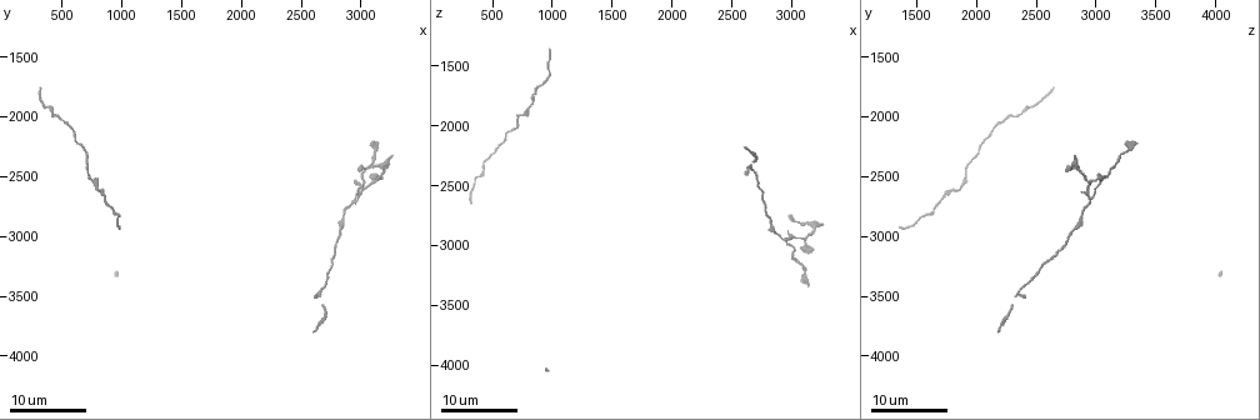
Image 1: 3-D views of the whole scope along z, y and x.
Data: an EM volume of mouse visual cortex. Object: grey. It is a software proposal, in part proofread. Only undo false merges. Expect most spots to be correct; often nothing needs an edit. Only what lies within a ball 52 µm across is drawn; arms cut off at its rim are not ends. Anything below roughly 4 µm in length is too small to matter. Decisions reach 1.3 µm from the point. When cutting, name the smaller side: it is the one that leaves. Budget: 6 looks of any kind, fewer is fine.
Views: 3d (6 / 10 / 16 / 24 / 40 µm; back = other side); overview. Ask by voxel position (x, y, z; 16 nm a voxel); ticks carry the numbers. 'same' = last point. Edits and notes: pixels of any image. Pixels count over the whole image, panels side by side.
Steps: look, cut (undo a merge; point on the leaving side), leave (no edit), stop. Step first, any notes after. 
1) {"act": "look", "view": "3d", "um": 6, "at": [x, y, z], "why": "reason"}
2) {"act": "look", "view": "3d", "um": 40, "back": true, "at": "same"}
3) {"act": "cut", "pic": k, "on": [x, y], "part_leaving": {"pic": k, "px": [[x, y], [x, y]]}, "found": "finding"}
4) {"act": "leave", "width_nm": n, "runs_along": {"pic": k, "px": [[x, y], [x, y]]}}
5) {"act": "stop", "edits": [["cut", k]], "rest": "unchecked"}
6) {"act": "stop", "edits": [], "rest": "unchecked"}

{"act": "look", "view": "3d", "um": 24, "at": [2800, 2880, 2860]}

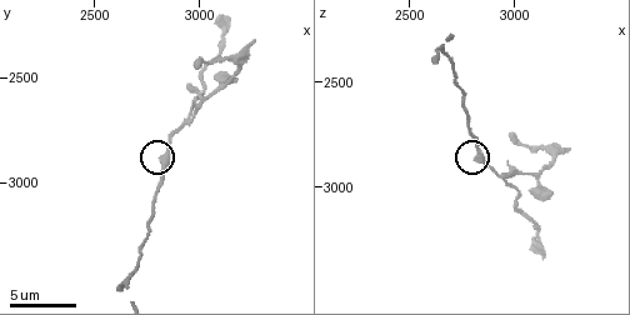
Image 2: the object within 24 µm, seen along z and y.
{"act": "look", "view": "3d", "um": 6, "at": [2810, 2890, 2880]}

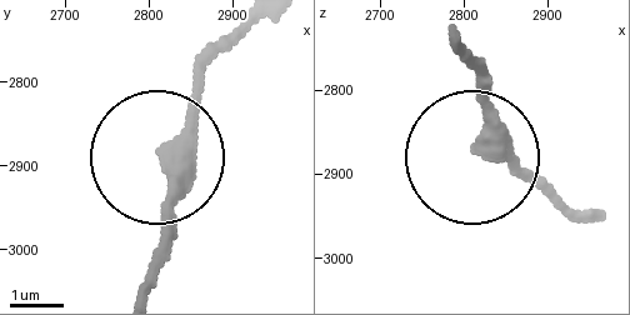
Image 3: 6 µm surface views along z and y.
{"act": "leave", "width_nm": 380, "found": "one cell here"}

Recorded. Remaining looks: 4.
{"act": "look", "view": "3d", "um": 16, "at": [2960, 2680, 2940], "why": "two arms at a narrow angle"}

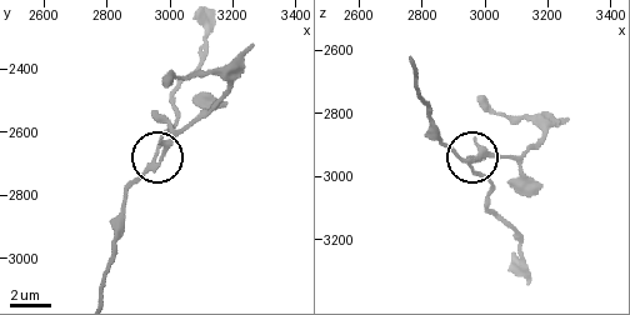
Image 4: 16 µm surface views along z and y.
{"act": "look", "view": "3d", "um": 10, "at": "same", "why": "zoom in"}

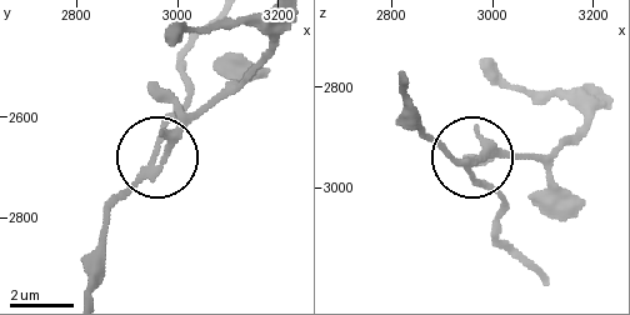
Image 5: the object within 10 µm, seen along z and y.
{"act": "cut", "pic": 5, "on": [476, 128], "part_leaving": {"pic": 5, "px": [[470, 158], [543, 158], [583, 123], [480, 64]]}, "found": "two cells meet here"}

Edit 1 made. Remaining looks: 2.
{"act": "stop", "edits": [["cut", 5]], "rest": "unchecked"}

